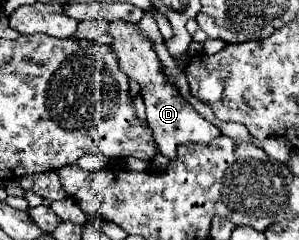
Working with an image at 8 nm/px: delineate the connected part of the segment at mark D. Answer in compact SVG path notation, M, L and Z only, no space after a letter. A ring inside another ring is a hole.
M112 22L110 34L114 38L114 52L118 56L120 68L122 72L128 74L128 78L136 80L140 84L140 92L144 96L146 102L146 116L148 116L148 126L154 132L154 142L158 144L160 154L168 156L170 160L174 160L176 156L176 146L180 144L188 144L188 142L202 142L202 144L210 144L214 138L220 138L222 132L218 126L214 126L212 122L204 120L180 94L178 90L170 84L170 80L164 76L162 64L152 48L152 44L142 38L136 30L136 24L130 22Z

